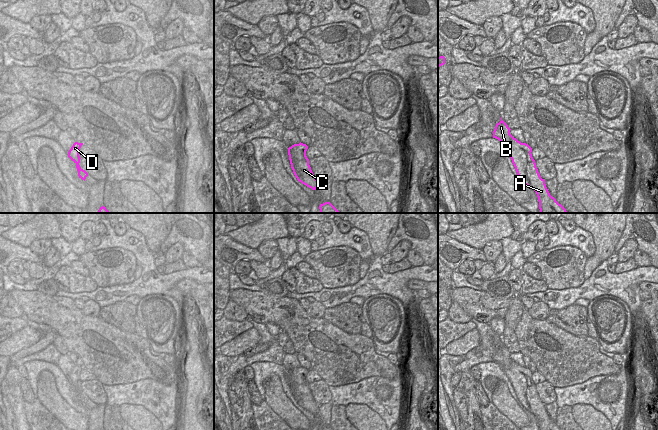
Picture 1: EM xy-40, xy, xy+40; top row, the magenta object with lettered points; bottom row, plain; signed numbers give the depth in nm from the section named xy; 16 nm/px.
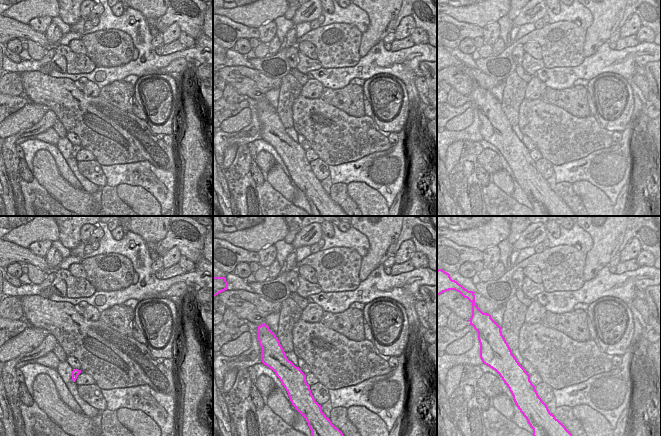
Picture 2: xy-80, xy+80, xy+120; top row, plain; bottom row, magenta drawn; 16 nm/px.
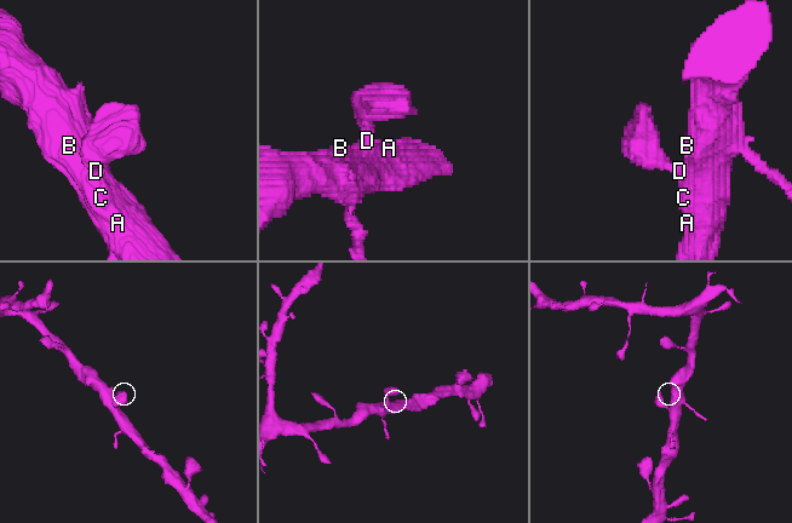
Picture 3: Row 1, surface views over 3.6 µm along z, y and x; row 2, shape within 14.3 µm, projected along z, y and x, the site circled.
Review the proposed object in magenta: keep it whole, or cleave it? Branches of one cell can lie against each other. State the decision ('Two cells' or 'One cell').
One cell.

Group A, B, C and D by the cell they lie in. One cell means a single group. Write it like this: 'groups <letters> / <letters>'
groups A B C D

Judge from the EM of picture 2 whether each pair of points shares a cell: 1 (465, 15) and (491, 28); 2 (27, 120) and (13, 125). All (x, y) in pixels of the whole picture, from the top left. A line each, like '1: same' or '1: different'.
1: different
2: same

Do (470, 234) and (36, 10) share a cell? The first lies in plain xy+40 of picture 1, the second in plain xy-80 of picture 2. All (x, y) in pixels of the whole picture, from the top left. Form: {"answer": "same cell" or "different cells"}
{"answer": "same cell"}

